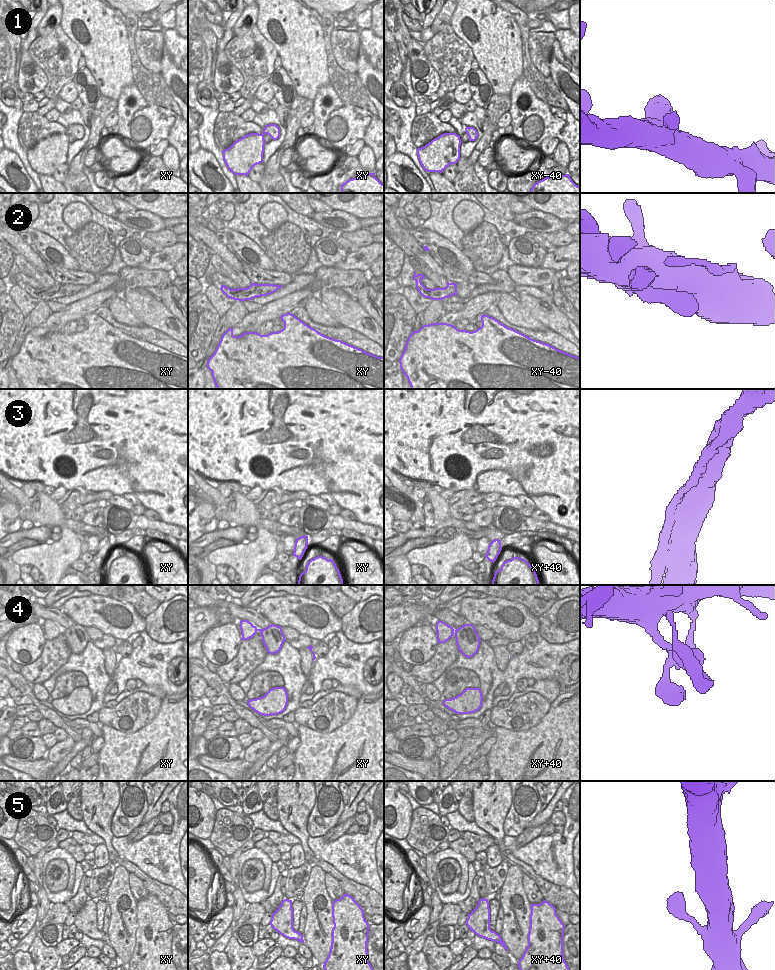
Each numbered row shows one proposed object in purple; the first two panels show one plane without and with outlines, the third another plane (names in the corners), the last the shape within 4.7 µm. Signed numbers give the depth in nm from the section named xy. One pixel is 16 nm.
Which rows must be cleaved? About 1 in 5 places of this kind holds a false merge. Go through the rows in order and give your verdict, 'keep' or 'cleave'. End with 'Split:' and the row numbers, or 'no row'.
1: keep
2: keep
3: keep
4: keep
5: keep
Split: no row

